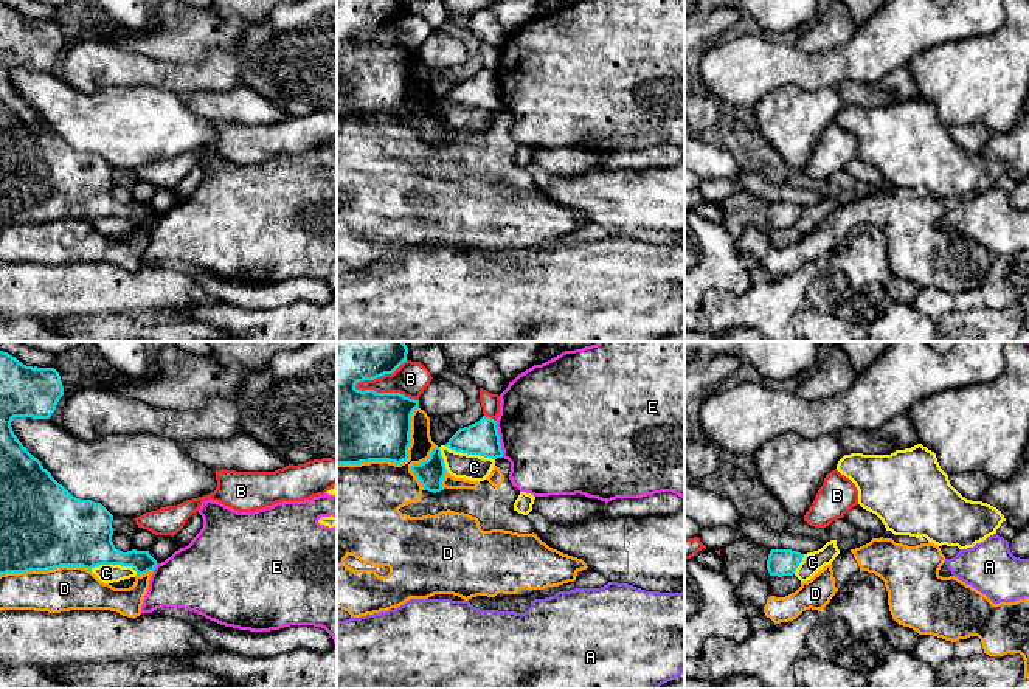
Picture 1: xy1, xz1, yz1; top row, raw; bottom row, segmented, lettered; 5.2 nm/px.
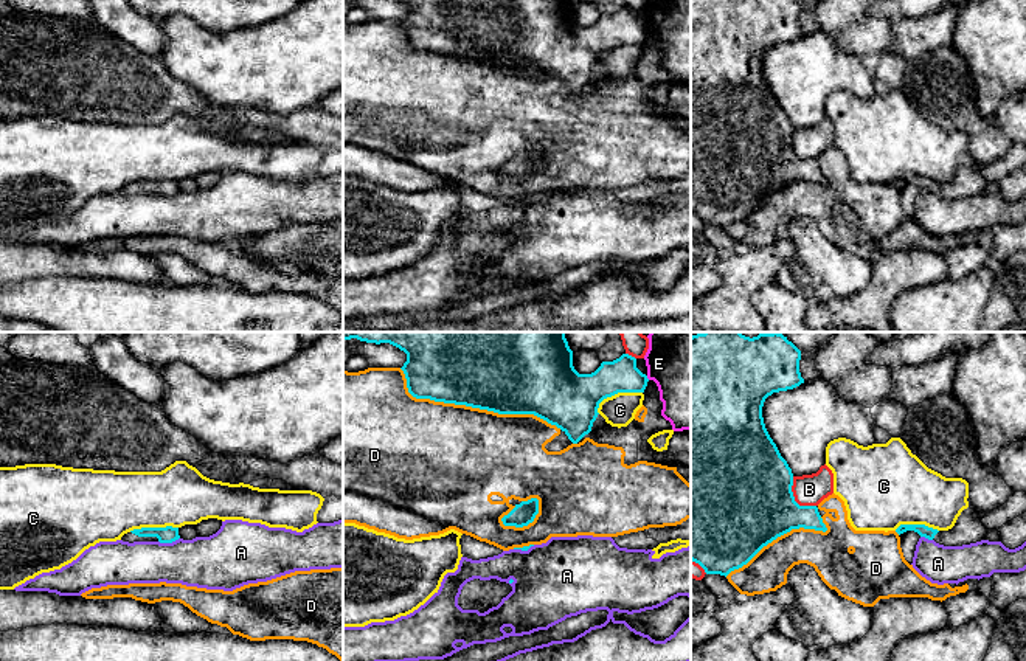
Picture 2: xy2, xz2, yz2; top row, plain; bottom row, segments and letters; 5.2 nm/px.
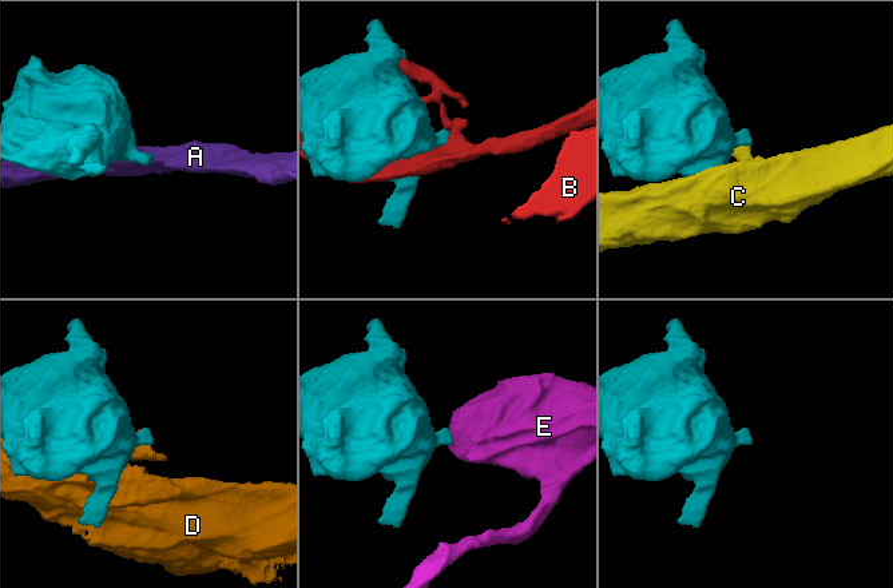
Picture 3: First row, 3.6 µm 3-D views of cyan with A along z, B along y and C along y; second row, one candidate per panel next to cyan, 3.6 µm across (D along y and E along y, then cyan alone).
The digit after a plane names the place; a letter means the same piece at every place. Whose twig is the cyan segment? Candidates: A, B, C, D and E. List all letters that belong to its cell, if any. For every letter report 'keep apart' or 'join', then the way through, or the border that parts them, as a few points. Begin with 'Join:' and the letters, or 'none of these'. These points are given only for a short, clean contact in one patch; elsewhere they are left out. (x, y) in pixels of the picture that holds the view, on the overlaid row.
Join: none of these
A: keep apart | along xy2 (179, 537), (171, 542), (159, 542)
B: keep apart
C: keep apart
D: keep apart
E: keep apart | along xz1 (495, 421), (503, 457)

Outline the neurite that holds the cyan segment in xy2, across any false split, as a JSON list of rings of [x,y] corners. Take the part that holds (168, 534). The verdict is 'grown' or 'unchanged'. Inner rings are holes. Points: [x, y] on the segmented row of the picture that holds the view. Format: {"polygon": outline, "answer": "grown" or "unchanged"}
{"polygon": [[[166,526],[166,528],[141,528],[133,529],[121,537],[123,542],[160,542],[160,543],[172,543],[179,540],[179,528]]], "answer": "grown"}

